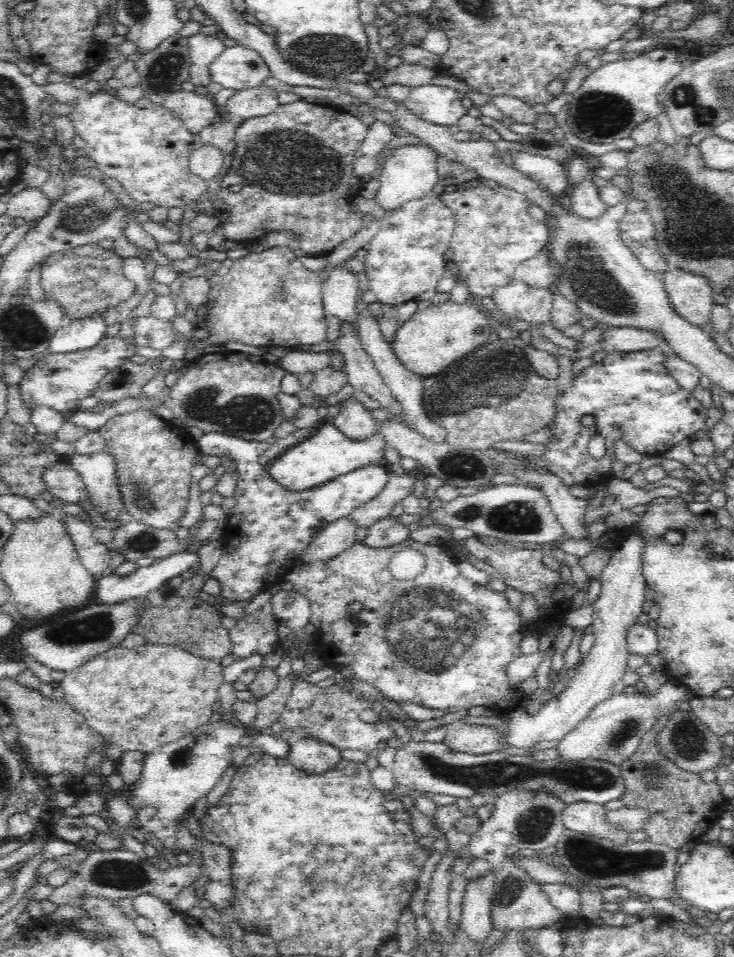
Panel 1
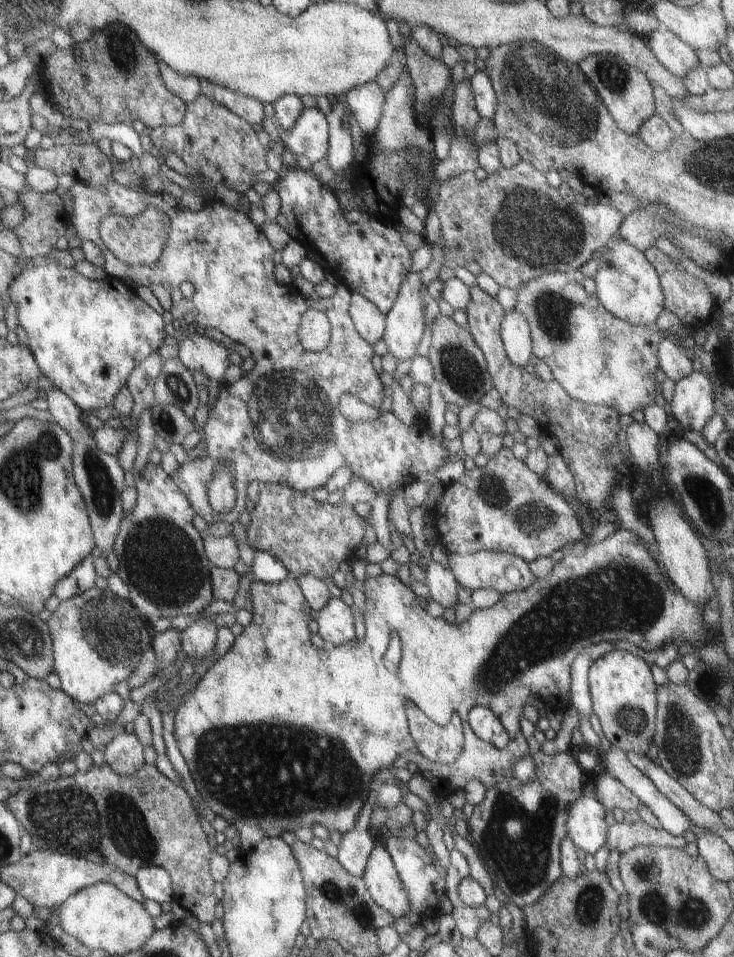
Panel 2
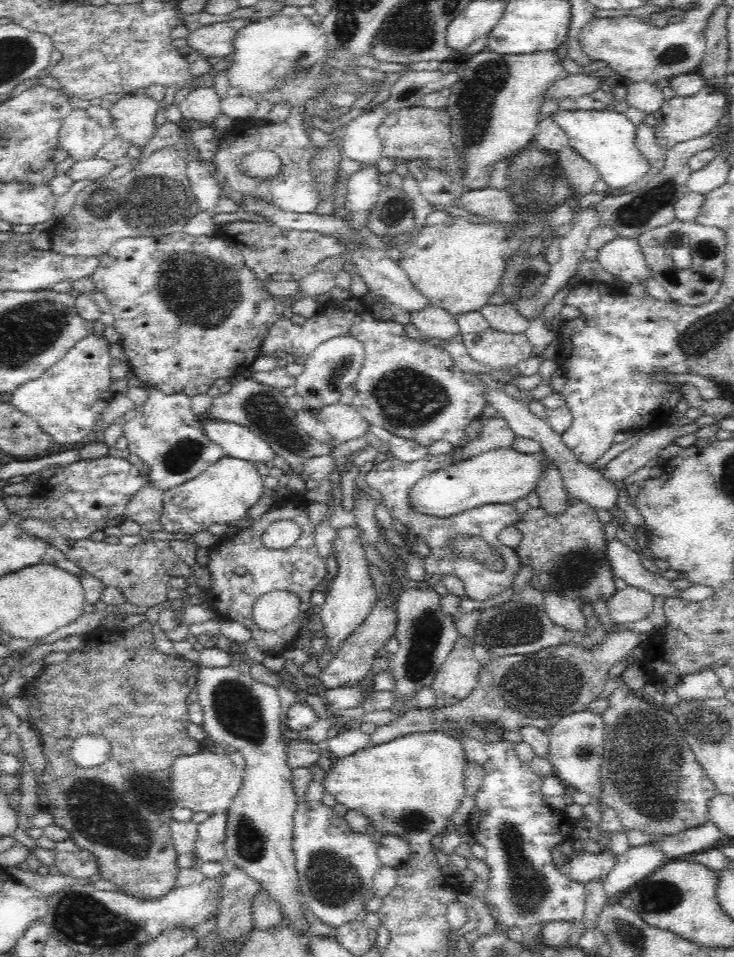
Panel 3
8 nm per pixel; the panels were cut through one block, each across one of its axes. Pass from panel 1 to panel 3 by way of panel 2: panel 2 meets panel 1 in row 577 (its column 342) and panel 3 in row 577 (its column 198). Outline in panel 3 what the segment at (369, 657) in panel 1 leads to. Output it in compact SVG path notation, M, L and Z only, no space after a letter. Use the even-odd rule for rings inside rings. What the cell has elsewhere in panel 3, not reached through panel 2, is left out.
M424 456L416 462L402 462L398 458L388 458L384 462L380 462L378 466L374 466L374 470L370 474L364 476L362 484L366 490L374 492L380 502L386 506L386 510L390 512L390 516L408 528L408 536L414 538L414 536L420 536L426 540L426 544L430 546L430 554L424 558L424 570L426 570L426 576L432 578L436 574L440 576L456 576L460 578L460 582L464 584L464 590L466 590L466 596L468 600L476 600L476 602L486 602L506 590L512 590L514 588L514 580L516 576L520 574L522 570L522 562L518 558L518 552L508 548L508 546L502 546L498 542L498 534L508 528L508 526L514 526L516 522L520 522L520 514L516 514L514 506L512 504L486 504L486 506L478 506L470 512L464 512L464 514L456 514L454 518L436 518L436 516L428 516L428 514L418 514L410 508L410 492L414 488L414 484L420 480L420 478L426 478L428 474L436 472L436 470L442 470L446 466L452 466L452 464L458 464L458 462L464 462L468 458L452 458L452 456ZM290 494L288 498L280 500L268 514L264 514L264 518L260 518L258 522L254 522L250 528L240 530L236 536L232 536L228 542L218 542L212 550L210 550L210 560L208 560L208 572L210 572L210 602L214 606L214 610L218 612L220 620L228 620L228 622L240 622L242 626L246 626L258 646L258 650L262 650L264 654L272 656L272 654L284 654L284 650L292 648L292 644L298 640L298 632L304 626L302 618L296 618L294 624L280 628L276 632L266 632L262 628L256 626L254 622L254 604L274 592L274 590L286 590L292 592L296 596L300 596L300 610L302 616L306 612L310 612L312 608L312 594L314 590L320 592L324 588L326 576L328 576L328 566L326 560L322 560L318 556L318 548L316 548L316 526L310 522L308 518L308 502L304 498L304 494ZM280 520L294 520L300 526L300 538L292 548L286 550L266 550L262 544L262 536L266 534L266 530ZM458 536L478 536L482 538L488 546L492 546L494 550L498 550L504 560L506 560L506 570L496 574L496 572L490 572L486 568L482 568L482 564L478 564L476 560L462 560L462 558L454 558L452 554L452 540L456 540Z

